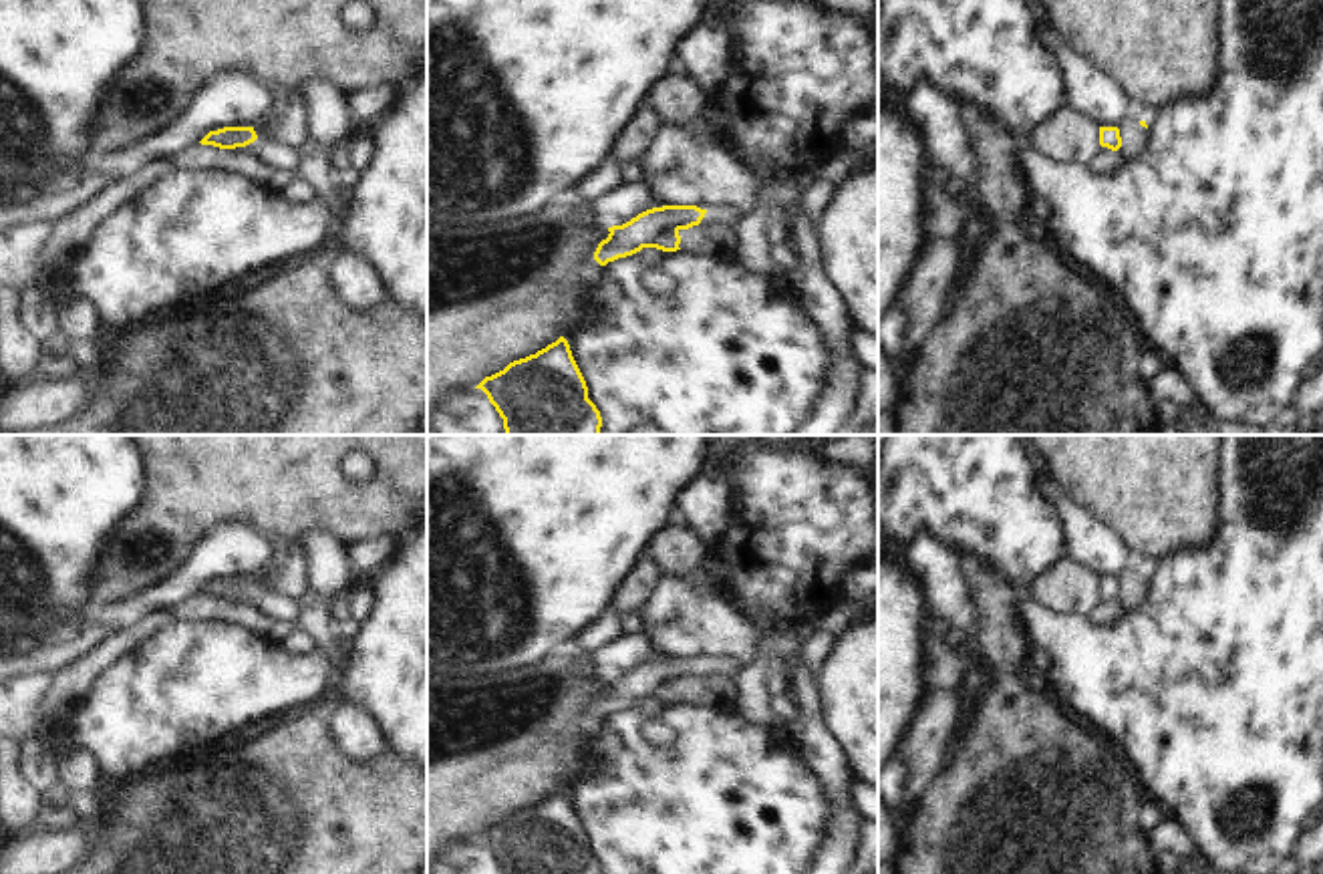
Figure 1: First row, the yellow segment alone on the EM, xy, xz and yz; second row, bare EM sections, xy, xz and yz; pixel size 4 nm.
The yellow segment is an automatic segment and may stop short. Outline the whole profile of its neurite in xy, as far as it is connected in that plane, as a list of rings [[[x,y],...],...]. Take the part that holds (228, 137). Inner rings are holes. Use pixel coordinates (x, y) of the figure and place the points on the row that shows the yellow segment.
[[[224,127],[209,131],[201,145],[213,145],[219,149],[236,149],[258,157],[266,167],[294,173],[298,165],[298,153],[284,143],[260,139],[254,127]]]

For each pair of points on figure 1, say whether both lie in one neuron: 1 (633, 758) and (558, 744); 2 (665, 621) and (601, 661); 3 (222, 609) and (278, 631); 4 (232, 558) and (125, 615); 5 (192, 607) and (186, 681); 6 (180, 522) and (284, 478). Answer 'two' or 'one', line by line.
1: two
2: two
3: one
4: one
5: two
6: one

